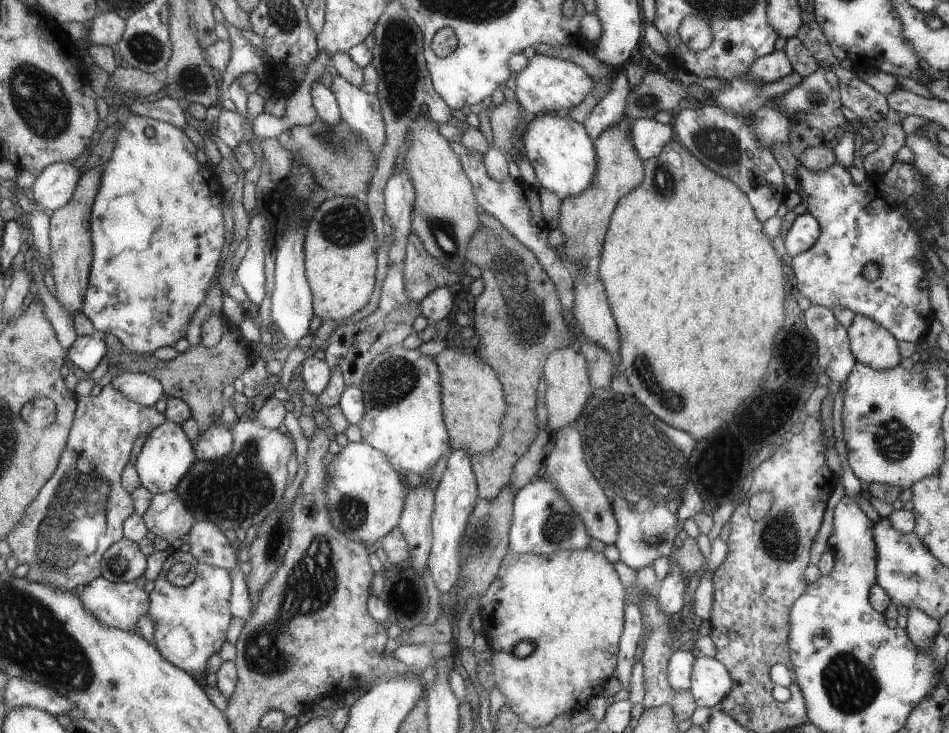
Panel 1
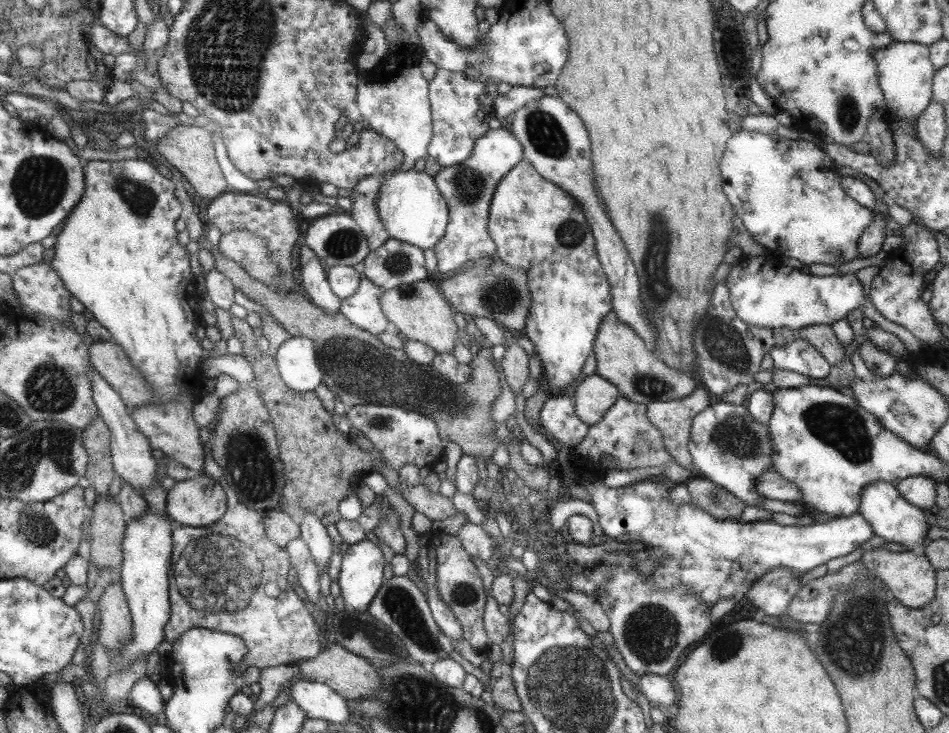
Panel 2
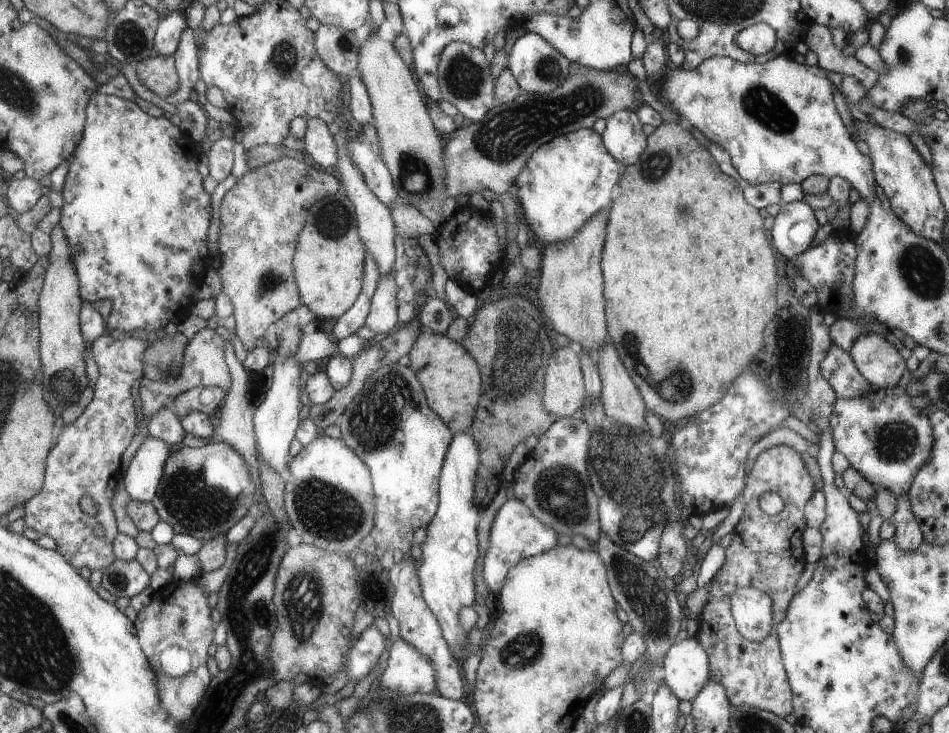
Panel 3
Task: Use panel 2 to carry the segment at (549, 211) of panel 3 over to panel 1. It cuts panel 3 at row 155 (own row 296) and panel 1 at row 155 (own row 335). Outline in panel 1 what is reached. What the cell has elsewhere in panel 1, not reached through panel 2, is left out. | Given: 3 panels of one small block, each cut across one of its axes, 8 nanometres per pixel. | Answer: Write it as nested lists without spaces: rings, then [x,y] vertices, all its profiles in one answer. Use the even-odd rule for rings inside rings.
[[[555,113],[534,116],[526,124],[519,148],[520,153],[529,160],[539,186],[561,199],[577,196],[593,181],[598,161],[593,142],[579,122],[555,116]]]

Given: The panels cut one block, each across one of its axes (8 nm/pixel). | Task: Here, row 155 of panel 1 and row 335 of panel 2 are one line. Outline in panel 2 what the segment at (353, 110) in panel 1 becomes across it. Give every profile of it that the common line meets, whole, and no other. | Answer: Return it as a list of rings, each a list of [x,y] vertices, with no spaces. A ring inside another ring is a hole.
[[[364,277],[351,296],[340,299],[338,312],[341,312],[357,328],[376,337],[385,330],[388,323],[379,306],[379,299],[383,293],[382,288],[375,286],[371,280]]]

